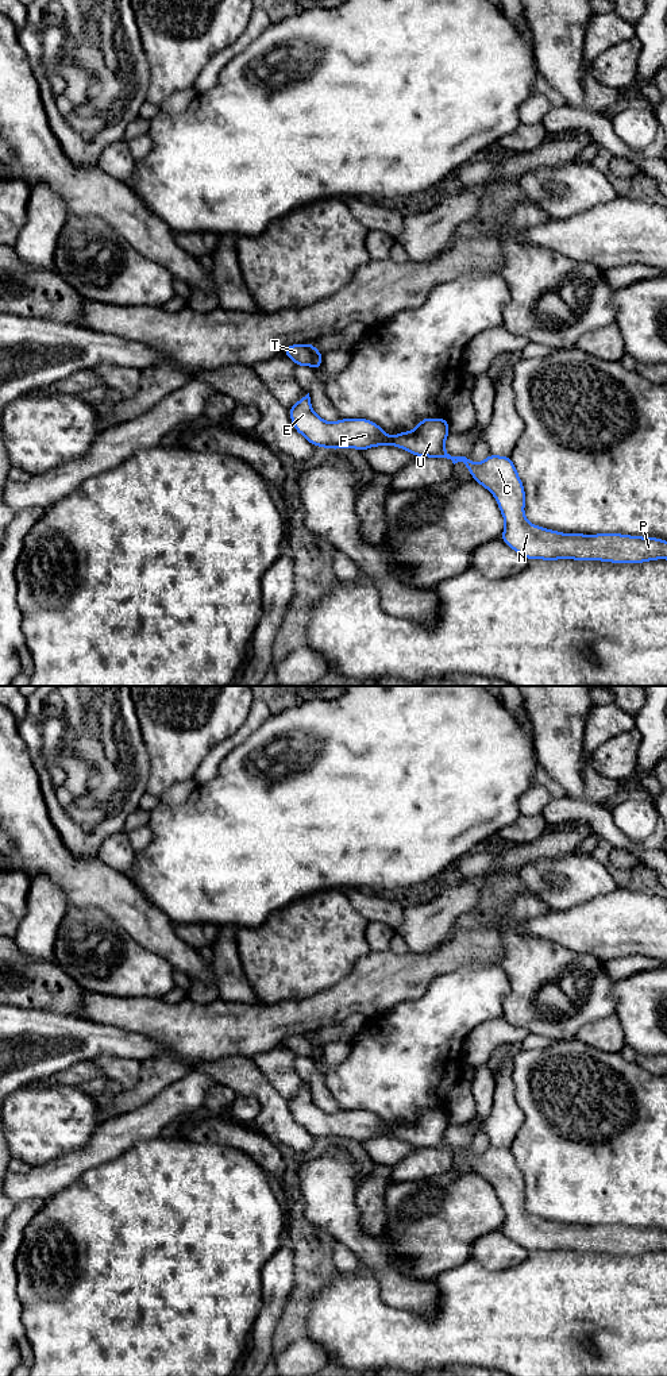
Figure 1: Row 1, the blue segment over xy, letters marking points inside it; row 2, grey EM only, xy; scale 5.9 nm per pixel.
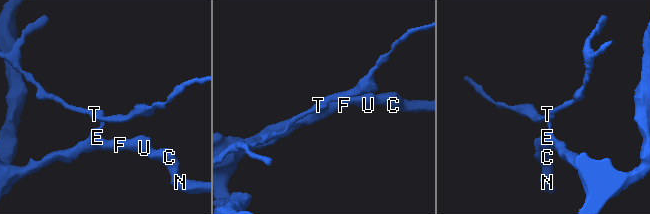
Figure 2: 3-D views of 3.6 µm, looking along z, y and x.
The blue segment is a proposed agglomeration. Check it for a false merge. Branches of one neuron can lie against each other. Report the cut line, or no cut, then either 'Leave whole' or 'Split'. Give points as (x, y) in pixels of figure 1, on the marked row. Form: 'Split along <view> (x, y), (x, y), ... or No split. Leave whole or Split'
Split along xy (305, 345), (313, 358), (313, 365). Split

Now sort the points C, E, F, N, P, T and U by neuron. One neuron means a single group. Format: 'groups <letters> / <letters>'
groups C E F N P U / T

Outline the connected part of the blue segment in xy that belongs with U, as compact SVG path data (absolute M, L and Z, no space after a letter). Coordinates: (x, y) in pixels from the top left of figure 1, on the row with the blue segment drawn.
M309 393L288 411L294 429L317 447L363 451L375 446L396 446L415 456L447 458L454 465L462 462L474 481L497 500L505 520L501 540L529 560L643 563L667 559L667 541L663 539L620 533L562 533L531 524L524 514L524 485L510 456L490 454L481 463L466 456L451 456L444 450L450 435L447 419L425 417L410 432L402 431L392 436L367 419L342 419L335 423L323 420L312 409Z

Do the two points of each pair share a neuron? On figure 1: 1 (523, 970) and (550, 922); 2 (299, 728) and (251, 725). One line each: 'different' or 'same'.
1: different
2: different

